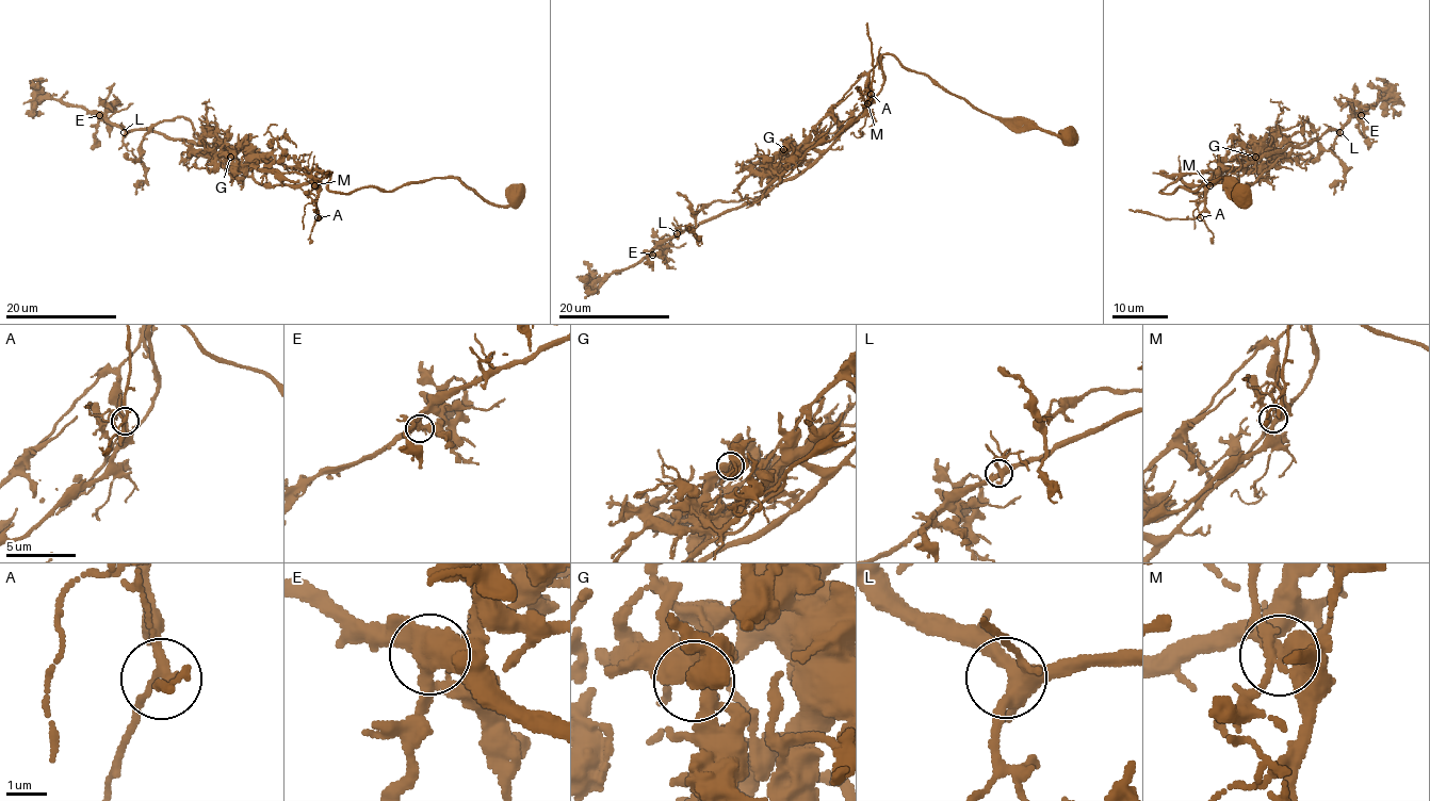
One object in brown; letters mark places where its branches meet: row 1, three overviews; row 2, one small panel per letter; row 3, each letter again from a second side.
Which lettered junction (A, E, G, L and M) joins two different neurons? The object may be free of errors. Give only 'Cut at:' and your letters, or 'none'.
Cut at: M

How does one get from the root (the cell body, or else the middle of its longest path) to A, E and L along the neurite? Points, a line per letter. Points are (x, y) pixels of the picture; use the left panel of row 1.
A: (515, 198), (488, 202), (452, 177), (350, 193), (330, 191), (322, 177), (318, 217)
E: (515, 198), (488, 202), (452, 177), (338, 193), (327, 189), (330, 174), (125, 130), (99, 115)
L: (515, 198), (488, 202), (452, 177), (338, 193), (327, 189), (330, 174), (290, 169), (258, 152), (124, 132)

